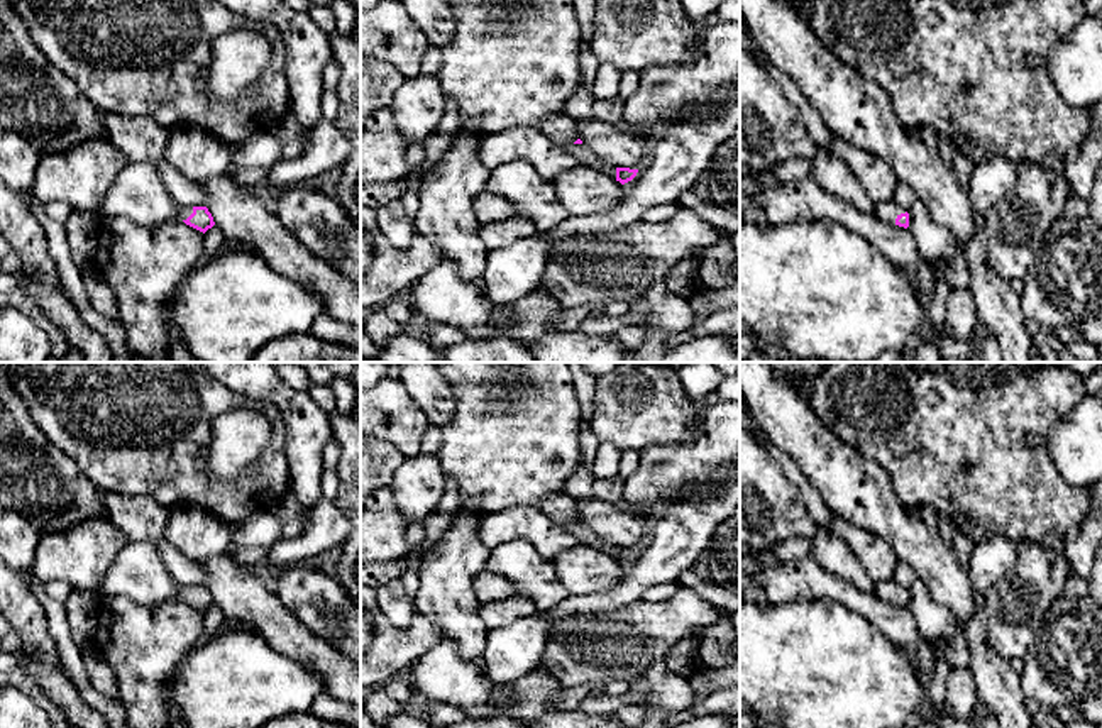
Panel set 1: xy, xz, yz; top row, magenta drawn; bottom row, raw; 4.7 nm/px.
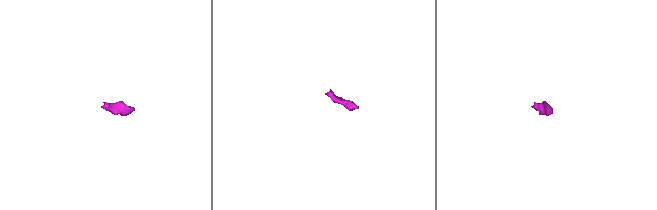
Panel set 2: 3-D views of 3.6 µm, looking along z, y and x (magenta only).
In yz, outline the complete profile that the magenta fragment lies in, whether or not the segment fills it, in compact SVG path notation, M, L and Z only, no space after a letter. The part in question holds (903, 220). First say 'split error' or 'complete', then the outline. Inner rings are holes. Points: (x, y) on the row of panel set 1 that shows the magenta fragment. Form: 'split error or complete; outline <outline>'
split error; outline M894 200L875 203L873 213L887 223L895 223L899 227L907 229L909 227L909 213L904 210L899 203Z

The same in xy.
split error; outline M179 203L179 222L185 222L203 234L215 225L207 207L188 207L183 203Z

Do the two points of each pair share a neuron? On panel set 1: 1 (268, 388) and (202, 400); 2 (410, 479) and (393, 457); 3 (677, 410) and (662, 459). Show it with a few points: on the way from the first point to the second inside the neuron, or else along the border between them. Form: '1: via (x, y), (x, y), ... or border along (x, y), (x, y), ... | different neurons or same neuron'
1: border along (215, 380), (241, 395), (269, 400), (275, 405) | different neurons
2: border along (405, 457), (388, 485) | different neurons
3: border along (696, 439), (650, 444), (639, 451) | different neurons

